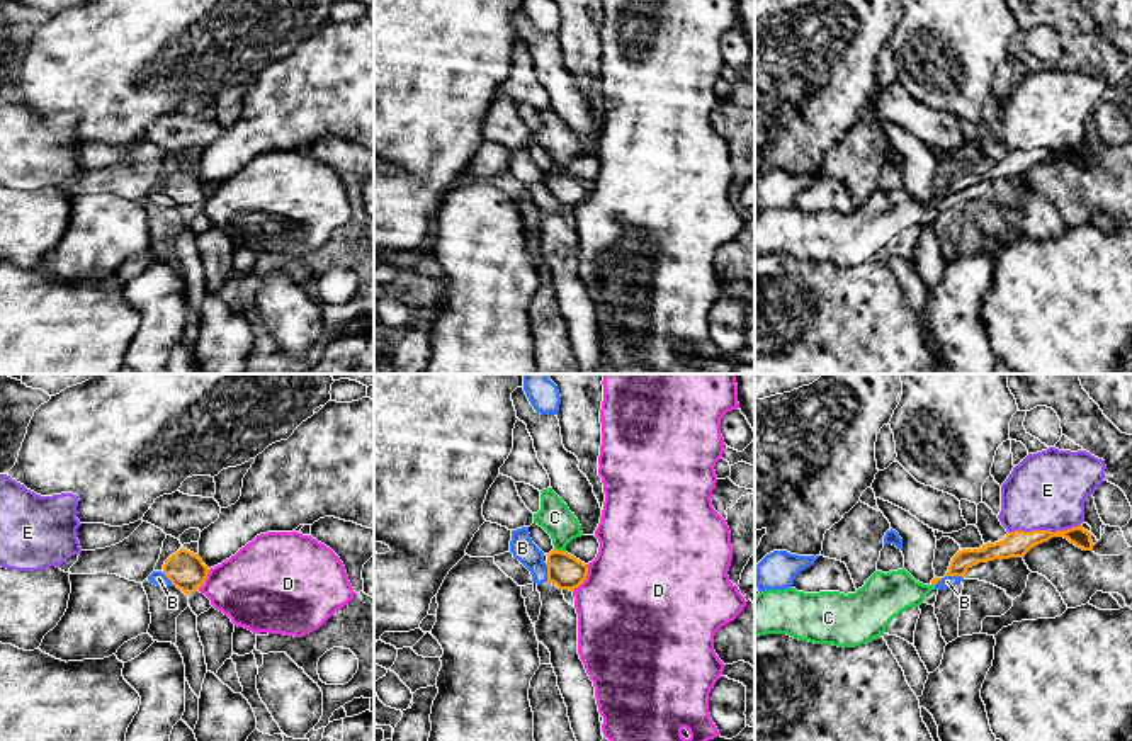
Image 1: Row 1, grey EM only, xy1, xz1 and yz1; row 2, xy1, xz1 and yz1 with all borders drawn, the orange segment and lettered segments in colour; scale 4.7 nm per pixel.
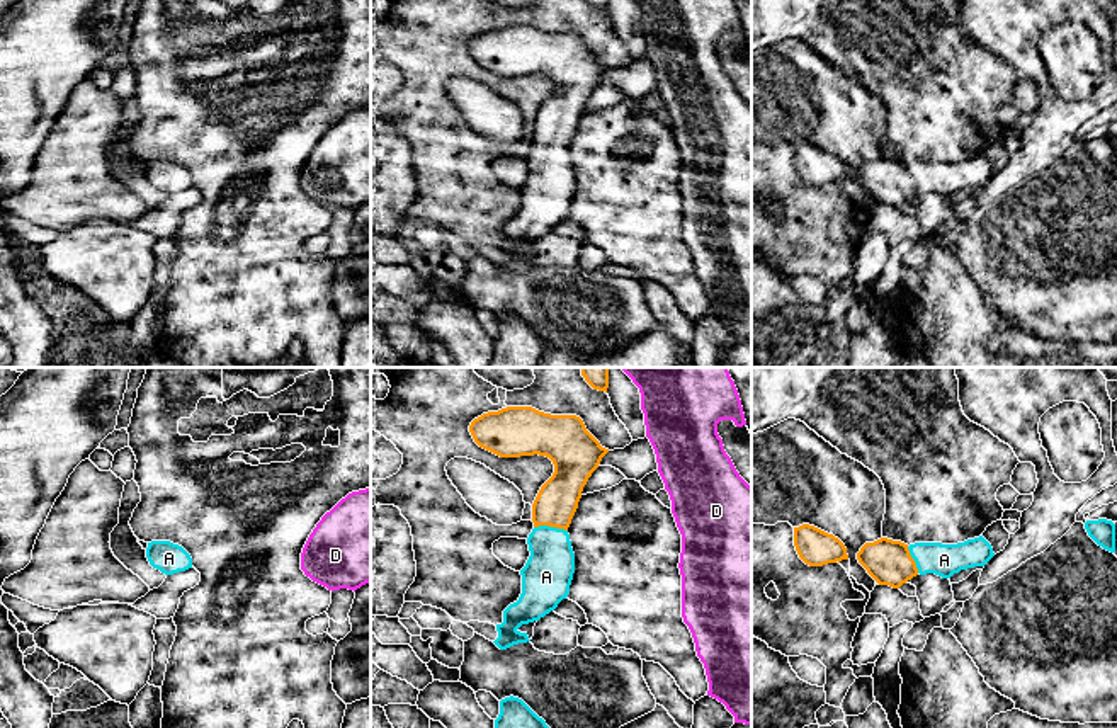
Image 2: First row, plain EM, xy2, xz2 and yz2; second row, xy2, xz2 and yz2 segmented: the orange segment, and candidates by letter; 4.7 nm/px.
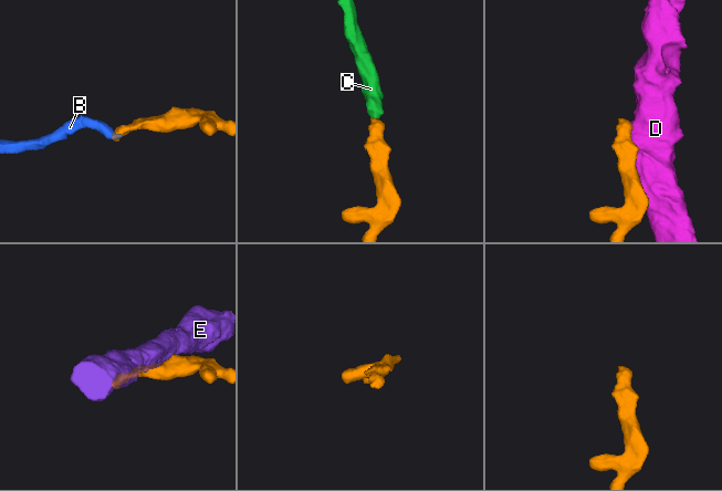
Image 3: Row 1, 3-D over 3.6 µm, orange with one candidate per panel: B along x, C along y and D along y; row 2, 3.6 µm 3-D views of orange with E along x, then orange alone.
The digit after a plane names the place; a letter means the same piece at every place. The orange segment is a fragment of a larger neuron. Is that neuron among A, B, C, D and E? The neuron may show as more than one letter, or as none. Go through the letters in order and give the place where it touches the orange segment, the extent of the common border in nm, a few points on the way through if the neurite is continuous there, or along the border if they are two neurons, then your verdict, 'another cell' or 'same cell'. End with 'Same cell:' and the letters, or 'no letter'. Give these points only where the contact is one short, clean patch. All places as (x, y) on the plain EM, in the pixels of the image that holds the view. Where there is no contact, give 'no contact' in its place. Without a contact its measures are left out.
A: xz2 (551, 145) | 160 nm | across xz2 (556, 121), (551, 131), (551, 145), (549, 189), (546, 196) | same cell
B: yz1 (947, 194) | 150 nm | along yz1 (962, 196), (944, 196), (933, 206) | another cell
C: xz1 (560, 170) | 60 nm | across xz1 (563, 189), (560, 170), (560, 141), (554, 136) | same cell
D: xz1 (585, 197) | 150 nm | another cell
E: yz1 (1044, 150) | 340 nm | another cell
Same cell: A, C

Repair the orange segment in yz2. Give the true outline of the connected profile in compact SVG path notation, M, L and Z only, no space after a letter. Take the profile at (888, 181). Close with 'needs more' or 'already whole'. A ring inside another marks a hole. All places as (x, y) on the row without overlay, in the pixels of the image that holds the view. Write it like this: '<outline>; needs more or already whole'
M983 155L957 163L915 162L910 165L881 156L865 162L857 172L857 179L867 192L879 204L893 208L899 208L918 192L950 197L961 189L984 185L993 175L993 167Z; needs more

